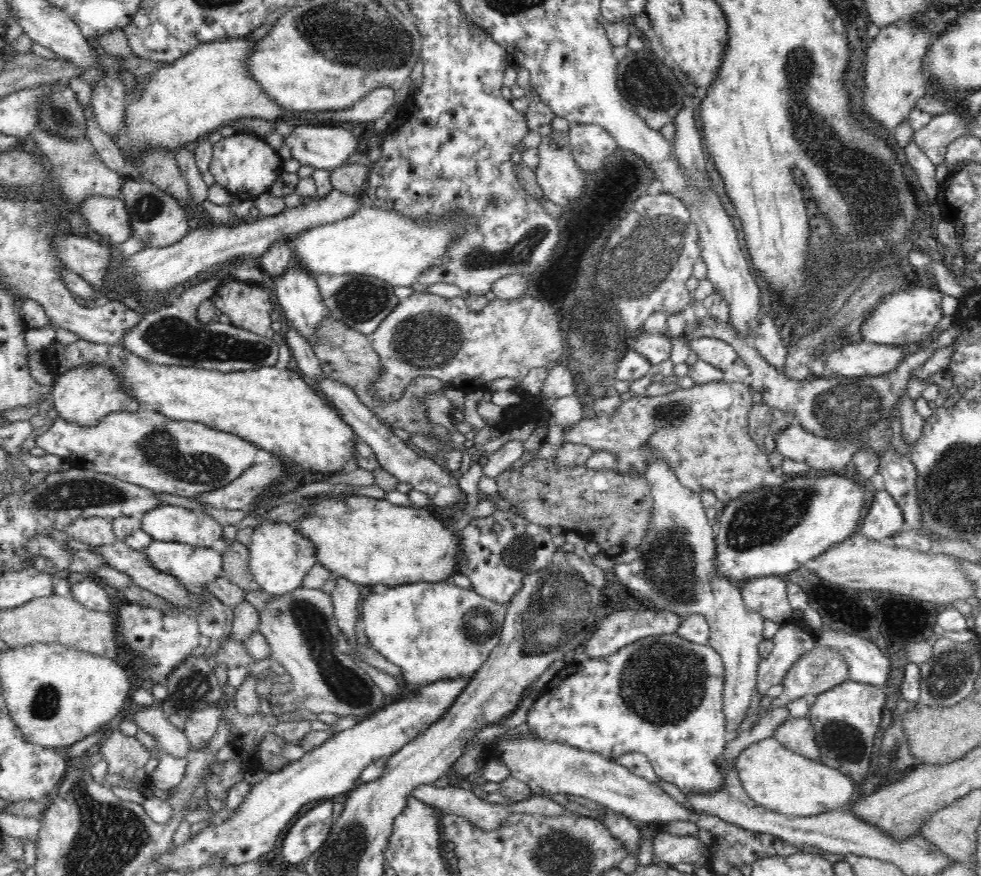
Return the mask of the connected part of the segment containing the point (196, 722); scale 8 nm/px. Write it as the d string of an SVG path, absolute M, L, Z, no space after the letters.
M216 702L187 716L183 730L189 738L191 748L204 748L206 742L210 742L216 734L222 716L223 711Z

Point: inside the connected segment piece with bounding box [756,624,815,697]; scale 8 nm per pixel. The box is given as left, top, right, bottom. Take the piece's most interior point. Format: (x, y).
(792, 641)

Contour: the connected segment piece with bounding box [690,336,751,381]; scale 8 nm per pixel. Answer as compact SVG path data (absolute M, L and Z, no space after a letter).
M708 336L698 337L690 340L690 349L697 354L698 359L704 360L704 362L719 368L730 378L745 381L749 380L751 374L750 367L743 362L739 354L732 348L732 345L726 343L726 341Z

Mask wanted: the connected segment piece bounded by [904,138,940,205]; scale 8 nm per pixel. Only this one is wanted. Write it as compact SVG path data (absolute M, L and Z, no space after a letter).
M911 138L904 147L908 163L916 171L921 186L925 190L928 201L933 205L937 203L938 190L940 186L935 179L935 167L928 156L919 149Z

